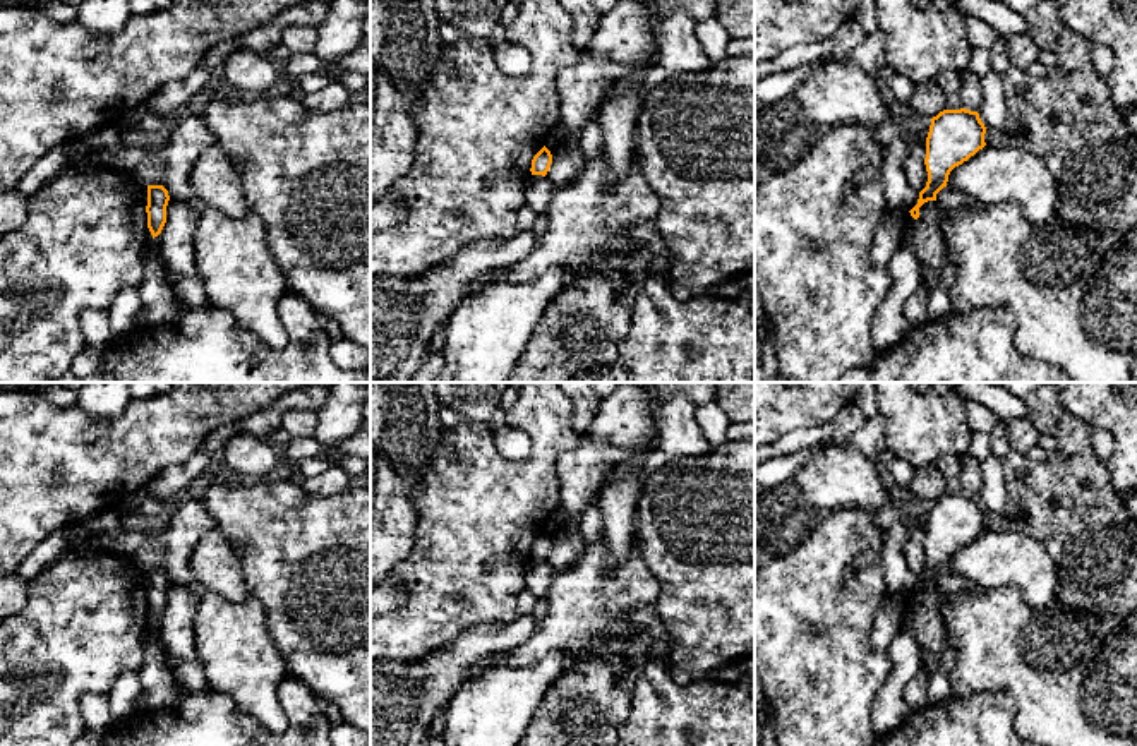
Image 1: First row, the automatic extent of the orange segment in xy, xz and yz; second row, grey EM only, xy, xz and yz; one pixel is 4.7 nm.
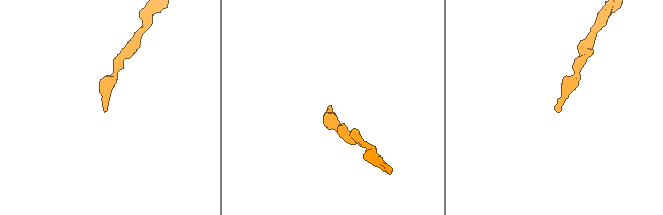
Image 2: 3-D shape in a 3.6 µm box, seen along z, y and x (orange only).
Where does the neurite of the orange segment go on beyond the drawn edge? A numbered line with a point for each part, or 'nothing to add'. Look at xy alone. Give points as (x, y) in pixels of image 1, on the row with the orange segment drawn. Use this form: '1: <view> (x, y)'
nothing to add

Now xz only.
nothing to add

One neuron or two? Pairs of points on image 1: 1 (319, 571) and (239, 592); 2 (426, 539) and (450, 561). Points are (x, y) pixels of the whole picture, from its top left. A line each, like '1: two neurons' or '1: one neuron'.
1: two neurons
2: one neuron

